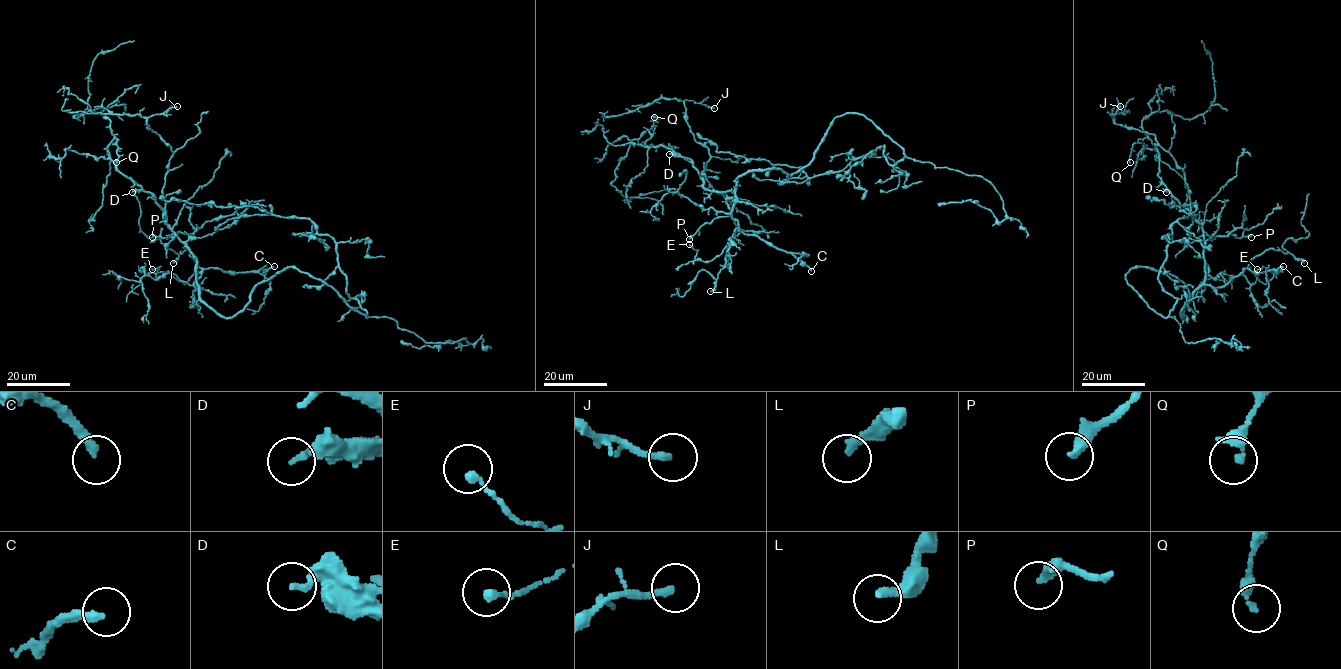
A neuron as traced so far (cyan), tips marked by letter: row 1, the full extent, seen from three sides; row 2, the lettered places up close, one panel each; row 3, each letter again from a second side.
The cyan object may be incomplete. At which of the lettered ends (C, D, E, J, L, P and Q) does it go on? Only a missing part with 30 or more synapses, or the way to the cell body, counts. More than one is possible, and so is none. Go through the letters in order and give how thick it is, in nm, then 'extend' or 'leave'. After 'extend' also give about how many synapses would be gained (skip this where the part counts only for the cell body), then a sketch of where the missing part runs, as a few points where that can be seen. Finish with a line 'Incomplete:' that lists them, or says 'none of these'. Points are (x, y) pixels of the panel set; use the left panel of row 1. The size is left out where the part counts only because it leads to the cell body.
C: calibre 280 nm; extend; 45 synapses; course (274, 266), (326, 272), (346, 287), (379, 297), (351, 313), (334, 329), (334, 337), (322, 344)
D: calibre 240 nm; leave
E: calibre 220 nm; leave
J: calibre 200 nm; leave
L: calibre 240 nm; leave
P: calibre 320 nm; leave
Q: calibre 170 nm; leave
Incomplete: C

